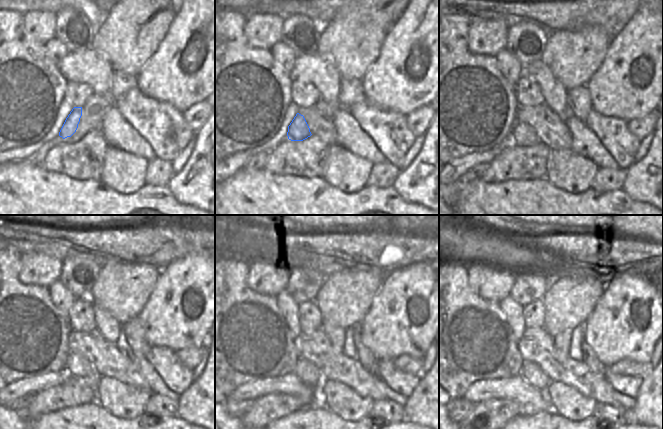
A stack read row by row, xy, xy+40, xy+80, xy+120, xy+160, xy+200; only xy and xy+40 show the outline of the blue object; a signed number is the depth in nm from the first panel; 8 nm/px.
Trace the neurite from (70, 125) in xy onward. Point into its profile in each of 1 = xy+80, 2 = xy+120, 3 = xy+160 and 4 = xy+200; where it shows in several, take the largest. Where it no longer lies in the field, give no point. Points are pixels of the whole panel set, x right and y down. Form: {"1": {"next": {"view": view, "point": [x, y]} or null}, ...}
{"1": {"next": {"view": "xy+80", "point": [522, 135]}}, "2": {"next": {"view": "xy+120", "point": [77, 365]}}, "3": {"next": {"view": "xy+160", "point": [305, 370]}}, "4": {"next": {"view": "xy+200", "point": [532, 373]}}}

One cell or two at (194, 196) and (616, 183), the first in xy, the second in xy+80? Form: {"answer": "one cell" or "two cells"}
{"answer": "two cells"}

